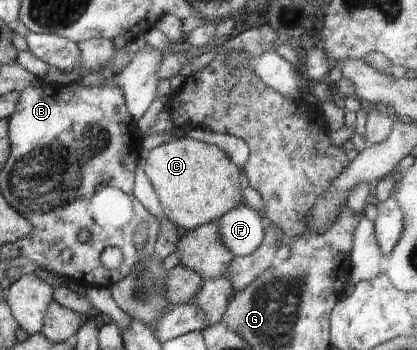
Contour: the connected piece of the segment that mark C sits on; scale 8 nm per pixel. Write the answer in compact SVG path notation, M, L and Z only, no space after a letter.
M186 137L163 143L160 147L151 150L144 166L144 173L157 193L163 212L182 232L196 229L205 223L216 222L226 212L244 203L239 182L241 171L219 147Z

